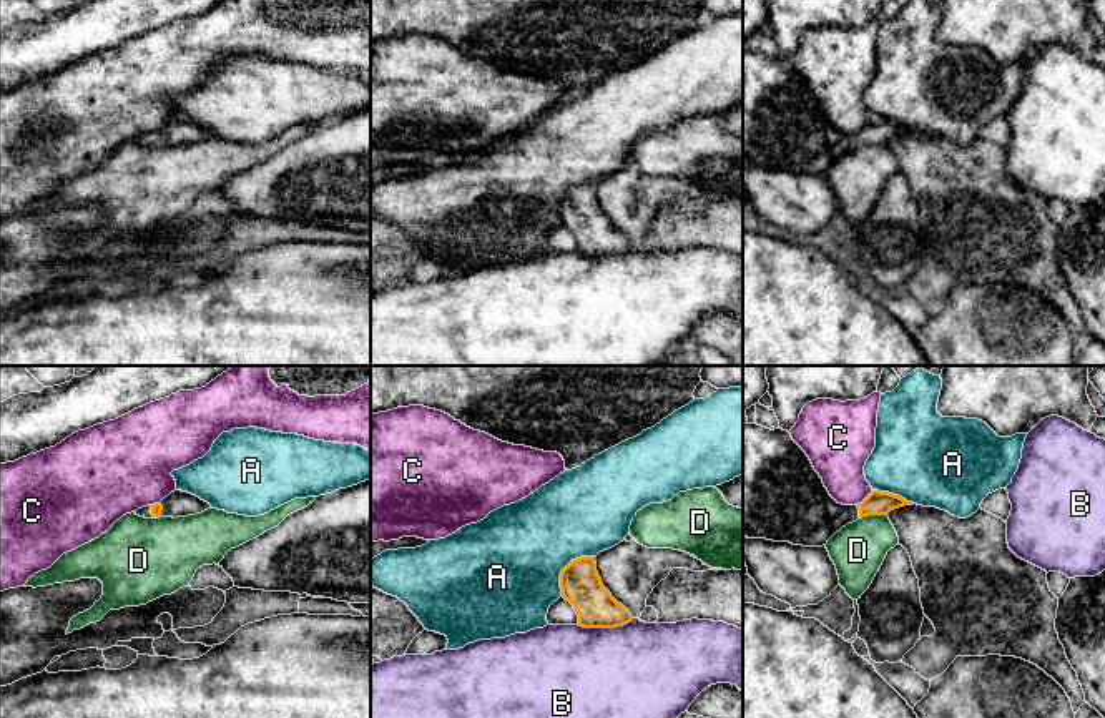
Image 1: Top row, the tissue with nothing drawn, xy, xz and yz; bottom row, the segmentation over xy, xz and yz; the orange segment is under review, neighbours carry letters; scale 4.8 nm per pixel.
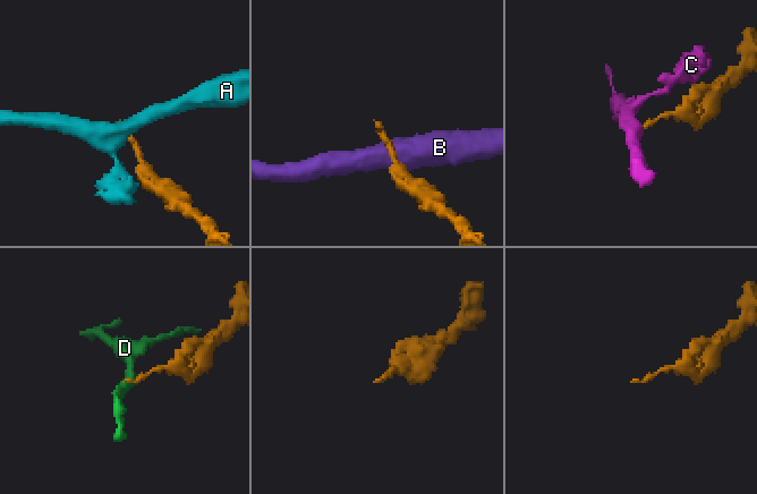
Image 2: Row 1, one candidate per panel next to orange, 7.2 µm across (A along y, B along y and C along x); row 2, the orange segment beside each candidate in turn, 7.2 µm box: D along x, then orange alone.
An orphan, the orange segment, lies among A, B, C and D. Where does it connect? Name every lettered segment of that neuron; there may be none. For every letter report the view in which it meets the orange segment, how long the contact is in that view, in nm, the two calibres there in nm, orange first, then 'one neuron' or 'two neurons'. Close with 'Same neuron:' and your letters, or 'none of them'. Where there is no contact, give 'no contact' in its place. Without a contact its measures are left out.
A: xz | 260 nm | 200/460 nm | two neurons
B: xz | 280 nm | 200/500 nm | two neurons
C: yz | 110 nm | 110/280 nm | two neurons
D: yz | 130 nm | 110/260 nm | two neurons
Same neuron: none of them

